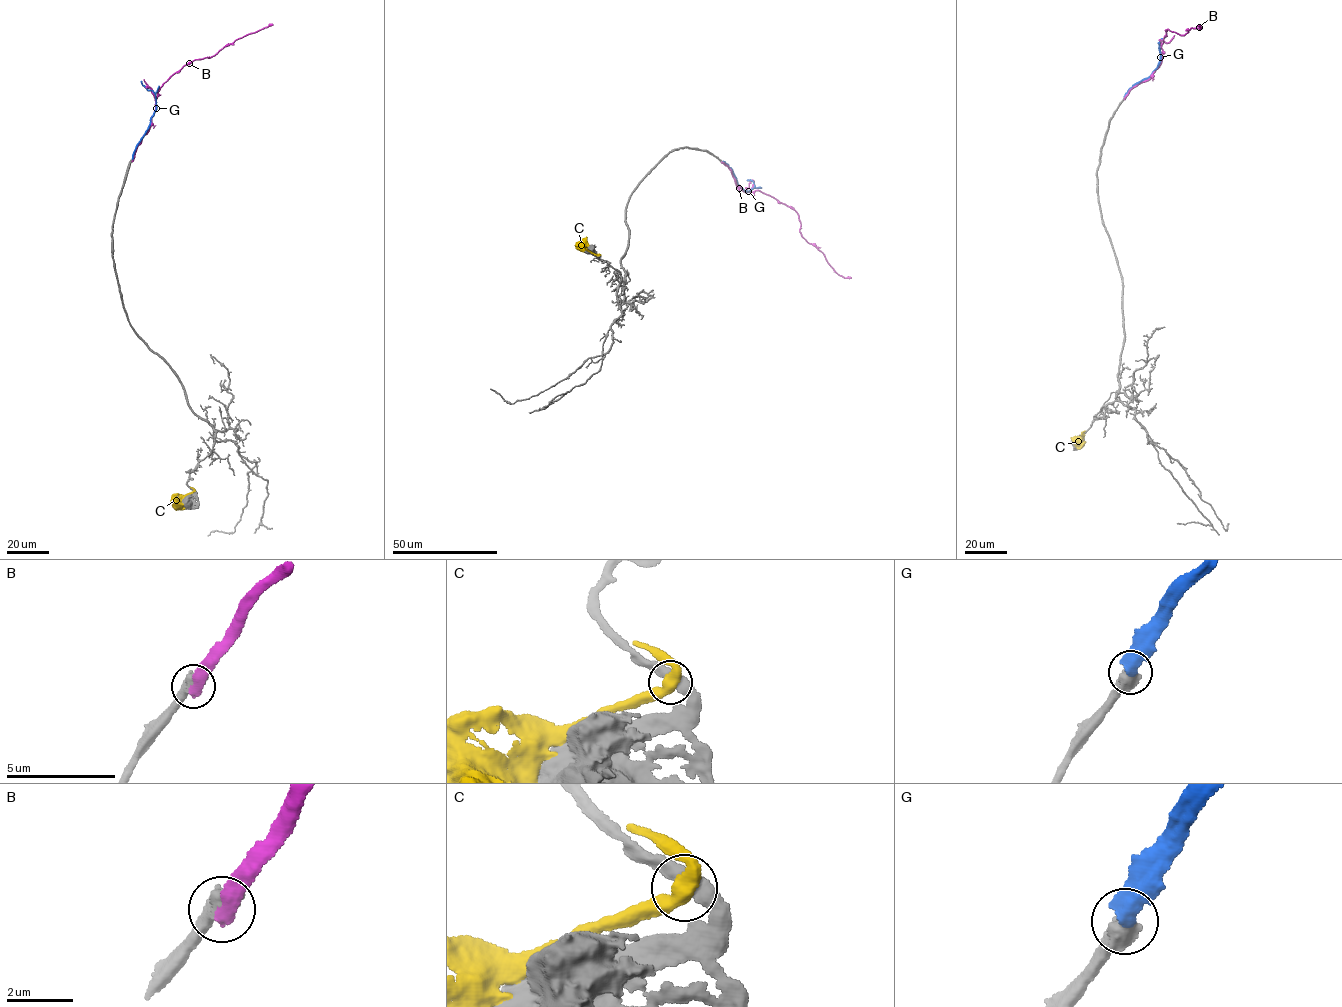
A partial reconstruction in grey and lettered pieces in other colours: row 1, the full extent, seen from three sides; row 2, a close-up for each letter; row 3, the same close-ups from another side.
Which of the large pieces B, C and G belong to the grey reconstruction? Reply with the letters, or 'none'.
none

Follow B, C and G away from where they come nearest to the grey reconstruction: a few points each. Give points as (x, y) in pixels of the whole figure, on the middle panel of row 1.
B: (722, 162), (742, 190), (758, 190), (795, 211), (802, 237), (822, 252), (836, 272), (851, 277)
C: (599, 255), (583, 248), (580, 241)
G: (722, 162), (746, 191), (754, 187), (752, 180), (747, 180)

